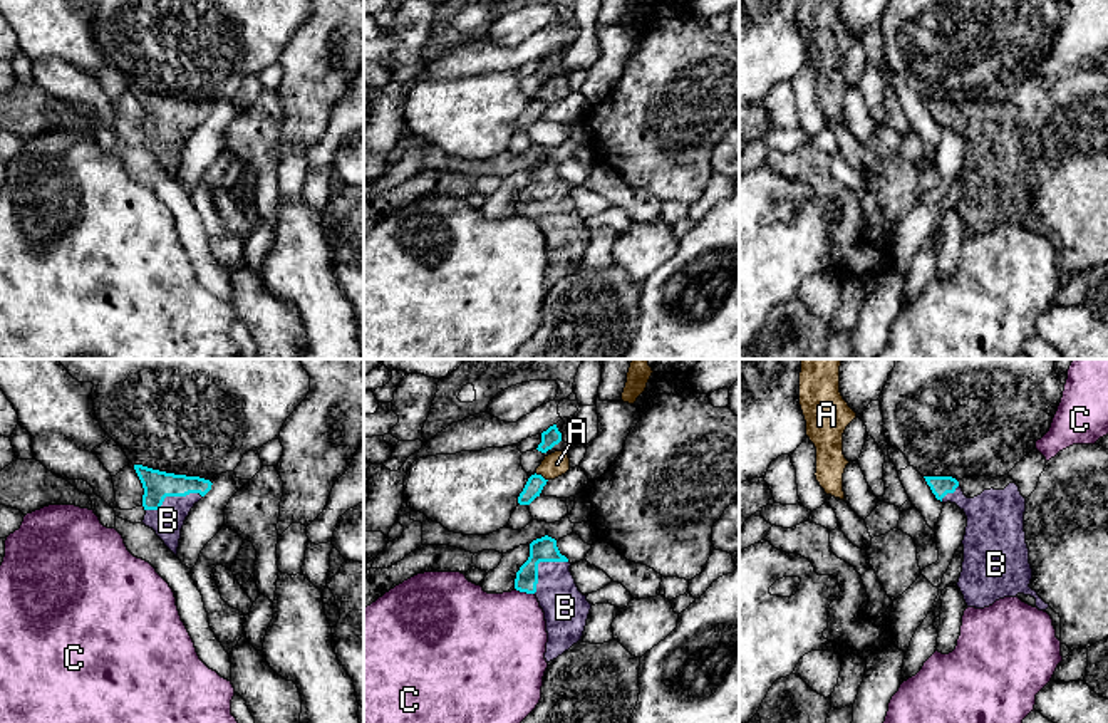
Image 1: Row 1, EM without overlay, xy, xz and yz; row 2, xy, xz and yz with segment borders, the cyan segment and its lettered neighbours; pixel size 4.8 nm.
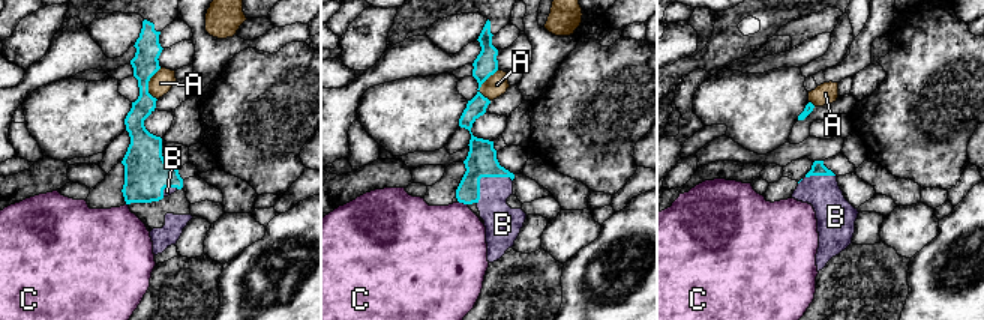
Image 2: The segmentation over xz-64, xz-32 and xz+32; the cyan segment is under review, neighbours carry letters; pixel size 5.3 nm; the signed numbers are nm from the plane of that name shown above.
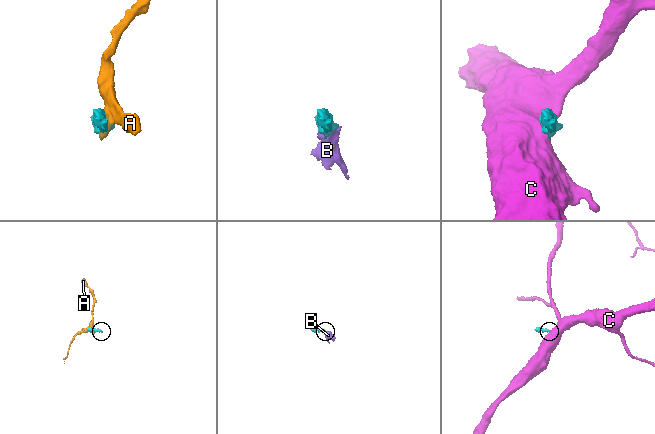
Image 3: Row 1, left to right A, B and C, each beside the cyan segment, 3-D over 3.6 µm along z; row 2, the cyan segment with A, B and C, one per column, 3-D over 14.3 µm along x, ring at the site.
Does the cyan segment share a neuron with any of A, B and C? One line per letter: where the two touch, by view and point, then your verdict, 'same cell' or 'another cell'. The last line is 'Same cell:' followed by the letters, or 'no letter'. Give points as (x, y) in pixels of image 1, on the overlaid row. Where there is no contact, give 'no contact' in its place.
A: contact xz (540, 475); another cell
B: contact xy (171, 495); same cell
C: contact xz (525, 591); another cell
Same cell: B

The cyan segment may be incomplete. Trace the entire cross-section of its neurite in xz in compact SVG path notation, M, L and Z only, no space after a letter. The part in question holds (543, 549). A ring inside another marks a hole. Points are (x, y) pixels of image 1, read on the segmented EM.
M545 535L530 544L530 557L515 579L515 589L535 594L545 612L546 663L582 641L592 609L587 596L578 590L570 565L560 554L557 540Z

